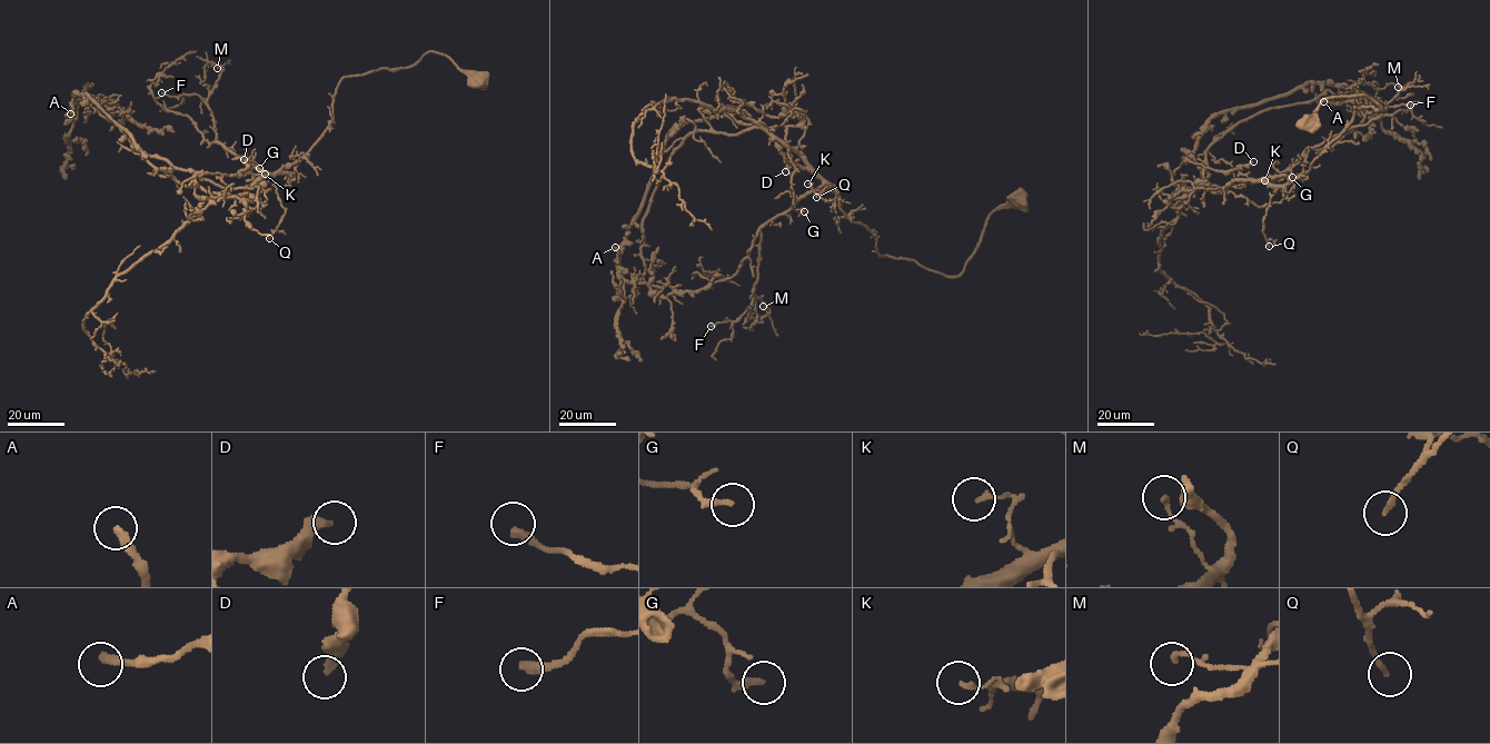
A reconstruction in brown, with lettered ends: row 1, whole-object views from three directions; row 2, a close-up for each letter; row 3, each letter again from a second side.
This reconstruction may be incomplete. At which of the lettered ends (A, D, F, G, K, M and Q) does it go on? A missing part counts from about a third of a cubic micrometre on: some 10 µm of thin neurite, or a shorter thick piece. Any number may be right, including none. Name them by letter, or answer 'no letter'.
F, G, Q

